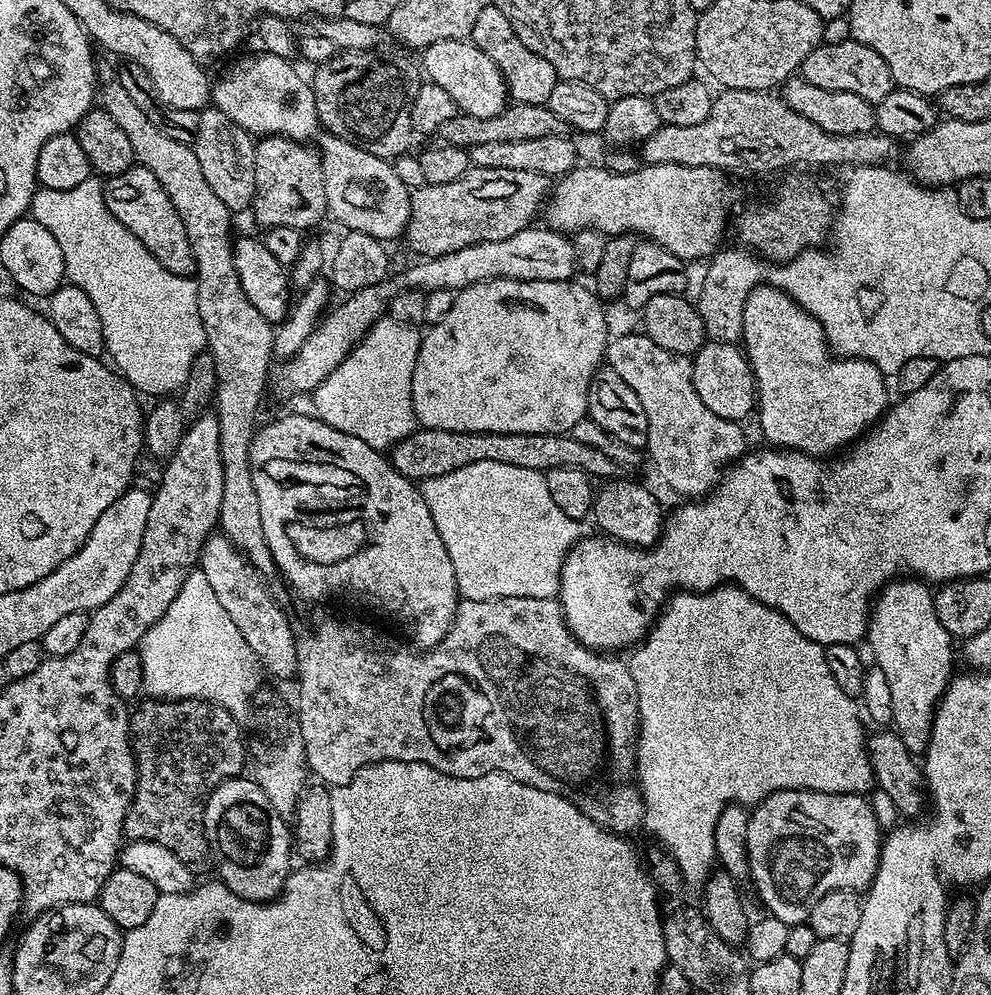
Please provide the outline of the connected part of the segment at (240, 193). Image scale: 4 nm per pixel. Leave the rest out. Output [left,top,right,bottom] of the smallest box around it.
[192,106,256,214]

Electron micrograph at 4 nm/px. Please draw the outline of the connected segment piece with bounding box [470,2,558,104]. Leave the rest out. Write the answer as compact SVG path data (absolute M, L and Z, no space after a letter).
M490 2L481 7L470 39L478 46L478 50L482 50L482 54L490 54L494 66L502 70L502 78L508 87L508 95L515 103L548 103L558 79L554 66L550 66L550 62L542 58L542 54L534 54L531 43L521 35L511 18L502 14L500 8L496 8Z

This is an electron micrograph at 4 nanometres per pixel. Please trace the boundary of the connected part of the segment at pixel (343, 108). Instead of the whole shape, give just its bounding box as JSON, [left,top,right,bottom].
[310,47,422,162]

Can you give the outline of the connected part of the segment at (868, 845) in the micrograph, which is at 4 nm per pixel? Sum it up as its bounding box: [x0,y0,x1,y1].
[746,790,882,926]

